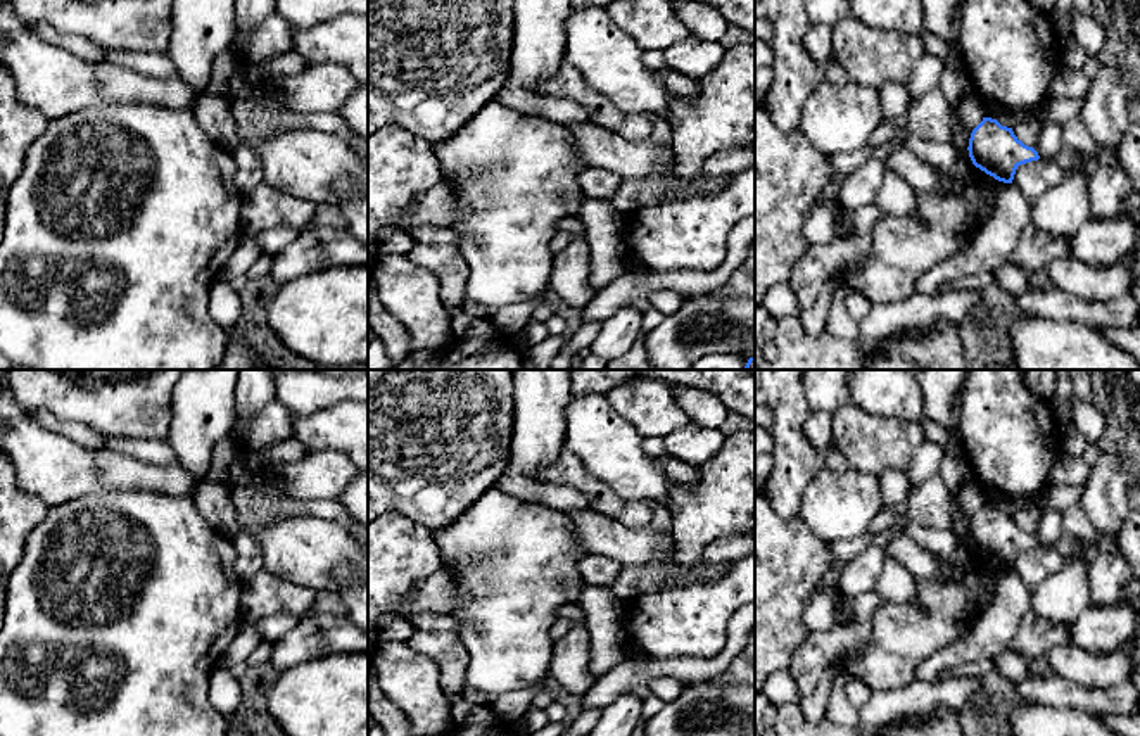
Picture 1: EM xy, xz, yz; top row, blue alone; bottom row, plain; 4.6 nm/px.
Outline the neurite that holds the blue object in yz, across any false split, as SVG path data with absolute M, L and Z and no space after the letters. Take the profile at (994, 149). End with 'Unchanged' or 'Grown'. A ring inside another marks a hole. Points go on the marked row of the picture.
M983 117L972 130L967 150L976 168L1004 183L1012 183L1021 164L1040 159L1038 152L1024 145L1012 128L991 117Z. Unchanged

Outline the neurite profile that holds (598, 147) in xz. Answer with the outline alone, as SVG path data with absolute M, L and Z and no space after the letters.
M598 123L567 126L573 136L577 155L591 168L605 169L620 180L648 180L663 171L674 159L672 149L662 149L651 138L629 142L618 131Z

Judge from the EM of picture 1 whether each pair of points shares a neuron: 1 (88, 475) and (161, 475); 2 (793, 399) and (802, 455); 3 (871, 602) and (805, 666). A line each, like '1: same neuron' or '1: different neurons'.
1: same neuron
2: same neuron
3: same neuron

